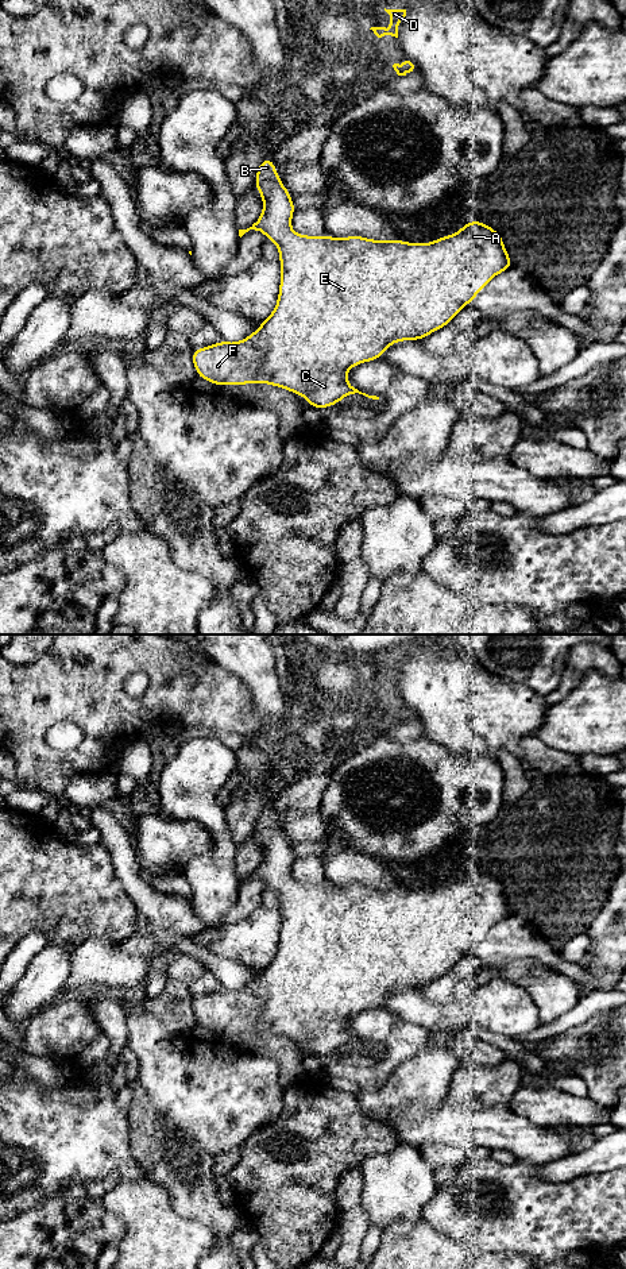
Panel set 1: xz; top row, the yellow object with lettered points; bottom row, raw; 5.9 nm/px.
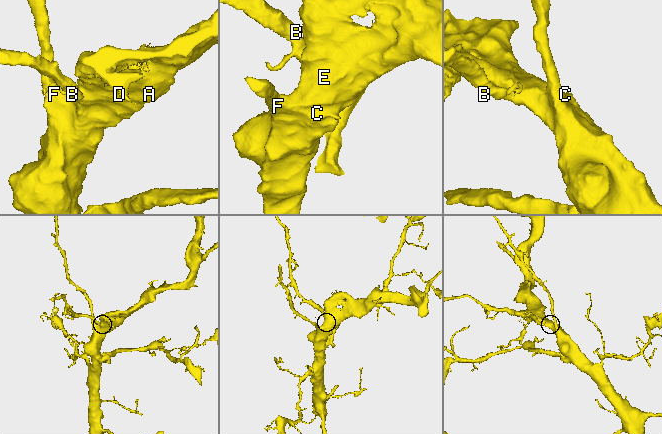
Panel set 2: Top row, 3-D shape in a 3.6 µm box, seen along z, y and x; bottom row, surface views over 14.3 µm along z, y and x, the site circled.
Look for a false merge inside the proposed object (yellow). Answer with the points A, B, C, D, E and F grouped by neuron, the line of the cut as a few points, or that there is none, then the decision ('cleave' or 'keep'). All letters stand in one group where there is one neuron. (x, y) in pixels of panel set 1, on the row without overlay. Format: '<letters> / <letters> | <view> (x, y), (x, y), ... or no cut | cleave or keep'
A B C D E F | no cut | keep

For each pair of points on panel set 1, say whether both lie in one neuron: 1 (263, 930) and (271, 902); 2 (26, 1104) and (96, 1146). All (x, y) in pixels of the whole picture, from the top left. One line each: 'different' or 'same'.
1: different
2: same

